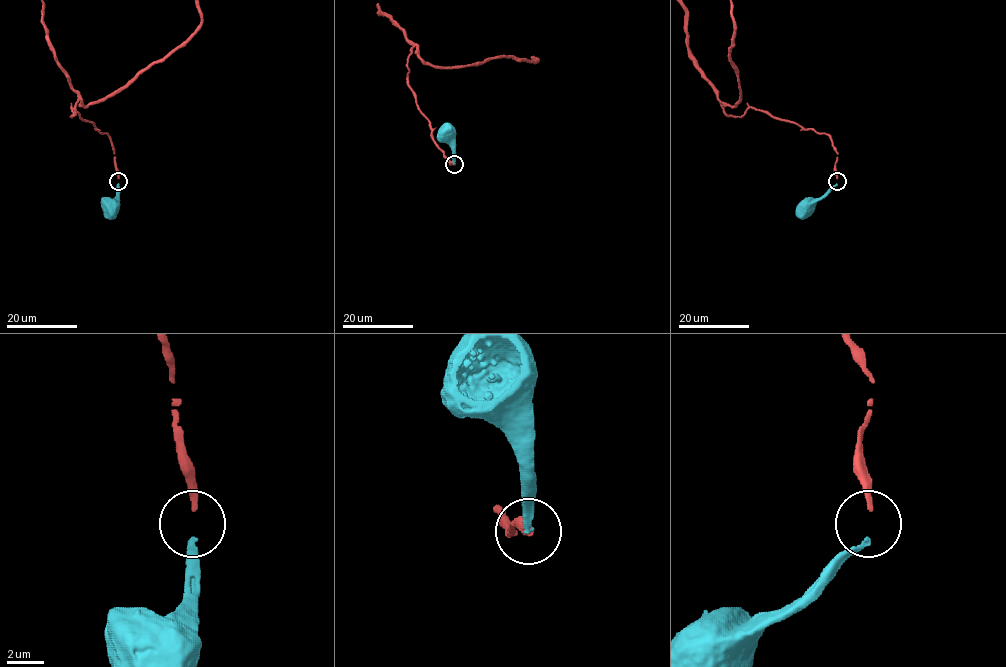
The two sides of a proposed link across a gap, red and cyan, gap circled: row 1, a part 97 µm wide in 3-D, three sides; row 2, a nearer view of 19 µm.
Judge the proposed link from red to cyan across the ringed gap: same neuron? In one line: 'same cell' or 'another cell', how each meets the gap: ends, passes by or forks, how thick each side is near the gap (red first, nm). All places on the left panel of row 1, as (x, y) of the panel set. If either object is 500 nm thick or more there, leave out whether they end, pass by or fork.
same cell; red ends; cyan ends; calibres 300 and 300 nm

